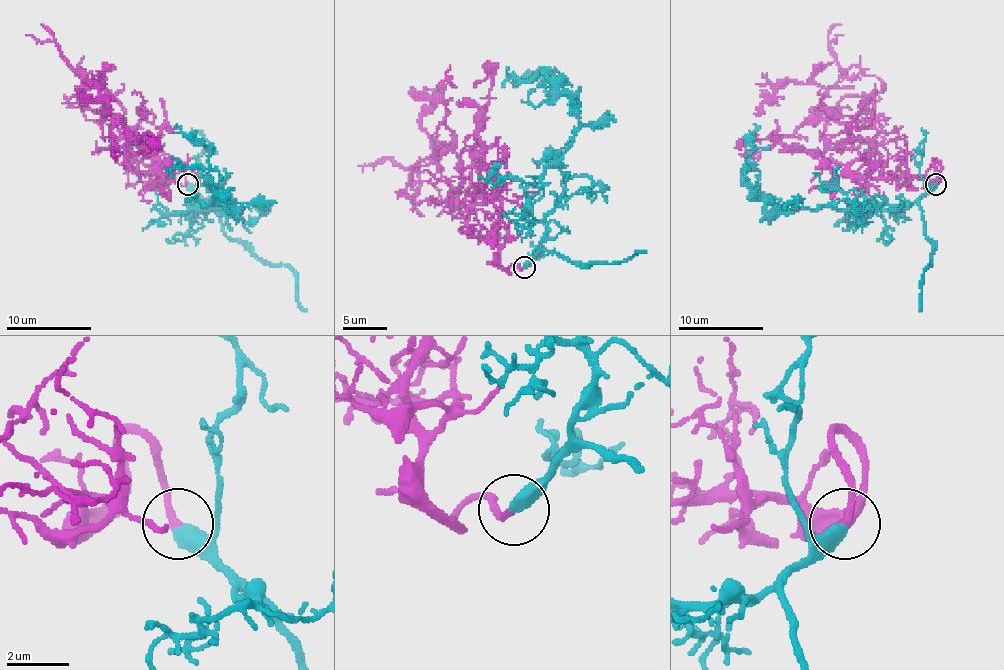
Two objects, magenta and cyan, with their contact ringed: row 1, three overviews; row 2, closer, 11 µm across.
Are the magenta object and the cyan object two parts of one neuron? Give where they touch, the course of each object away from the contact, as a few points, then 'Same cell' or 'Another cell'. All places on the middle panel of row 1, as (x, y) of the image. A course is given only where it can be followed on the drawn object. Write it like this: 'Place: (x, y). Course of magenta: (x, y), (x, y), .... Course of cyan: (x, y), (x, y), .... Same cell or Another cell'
Place: (524, 267). Course of magenta: (524, 268), (498, 266), (498, 178), (454, 211), (450, 150), (362, 172). Course of cyan: (526, 268), (546, 231), (526, 189), (563, 157), (578, 104), (546, 69), (546, 80), (513, 80). Same cell

